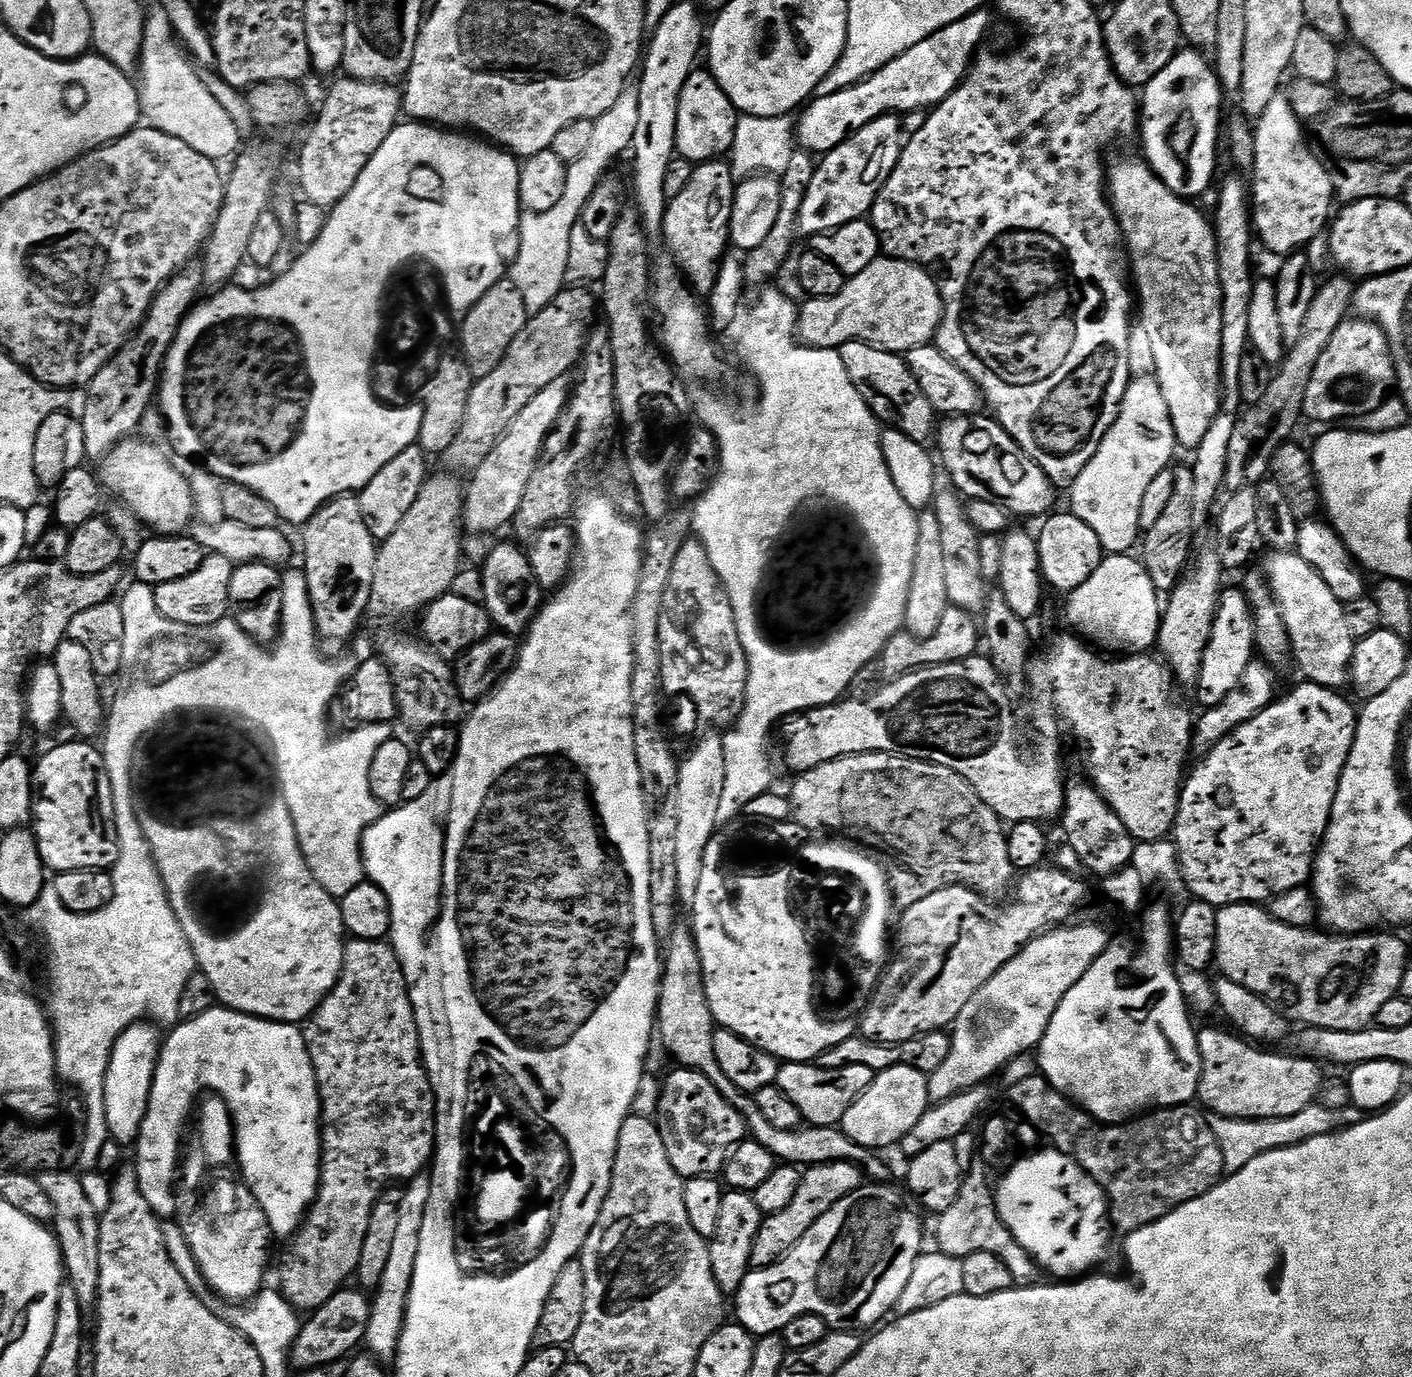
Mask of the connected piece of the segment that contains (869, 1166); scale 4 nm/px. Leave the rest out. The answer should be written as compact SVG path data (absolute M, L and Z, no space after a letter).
M677 926L672 935L667 937L666 947L662 952L662 971L660 973L660 997L656 1003L655 1031L658 1040L668 1047L670 1055L676 1058L675 1063L682 1068L689 1068L702 1074L741 1114L748 1125L751 1139L757 1140L777 1161L787 1162L793 1166L811 1166L829 1164L832 1160L849 1160L859 1166L865 1177L872 1182L884 1182L889 1179L888 1168L879 1160L877 1153L871 1148L858 1146L839 1127L814 1128L811 1126L789 1126L780 1128L776 1122L766 1122L762 1115L762 1107L755 1104L753 1097L747 1092L740 1092L726 1074L722 1074L722 1066L718 1066L718 1058L714 1058L714 1021L712 1011L706 998L704 971L698 954L696 937L691 927Z

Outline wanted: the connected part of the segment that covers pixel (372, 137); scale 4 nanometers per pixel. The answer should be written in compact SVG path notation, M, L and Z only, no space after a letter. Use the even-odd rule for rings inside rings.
M343 79L329 90L300 148L300 188L304 191L303 199L325 210L331 210L339 200L346 198L346 194L350 194L366 162L370 162L378 146L386 142L402 116L402 92L395 83Z

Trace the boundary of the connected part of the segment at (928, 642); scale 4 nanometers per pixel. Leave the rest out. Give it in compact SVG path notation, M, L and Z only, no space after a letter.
M950 606L946 614L942 614L942 622L938 622L938 630L930 634L928 638L912 636L906 630L901 630L886 642L884 649L878 653L860 672L859 683L872 684L871 686L883 686L902 678L911 672L917 672L919 668L929 668L939 664L953 664L964 660L968 656L977 655L982 644L982 628L977 617L965 608Z

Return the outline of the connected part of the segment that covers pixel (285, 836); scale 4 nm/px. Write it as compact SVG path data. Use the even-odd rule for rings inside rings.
M280 824L280 828L276 828L272 848L276 848L276 872L272 872L272 888L268 888L264 912L260 912L260 916L256 916L240 936L232 936L232 940L212 940L208 932L200 932L200 924L192 920L192 912L184 912L184 908L180 908L177 916L184 916L180 925L196 955L197 969L210 978L210 986L214 986L217 1001L223 1007L245 1012L247 1016L276 1020L279 1024L300 1026L338 982L344 965L346 933L337 897L330 895L314 878L294 828L284 828L284 824Z

